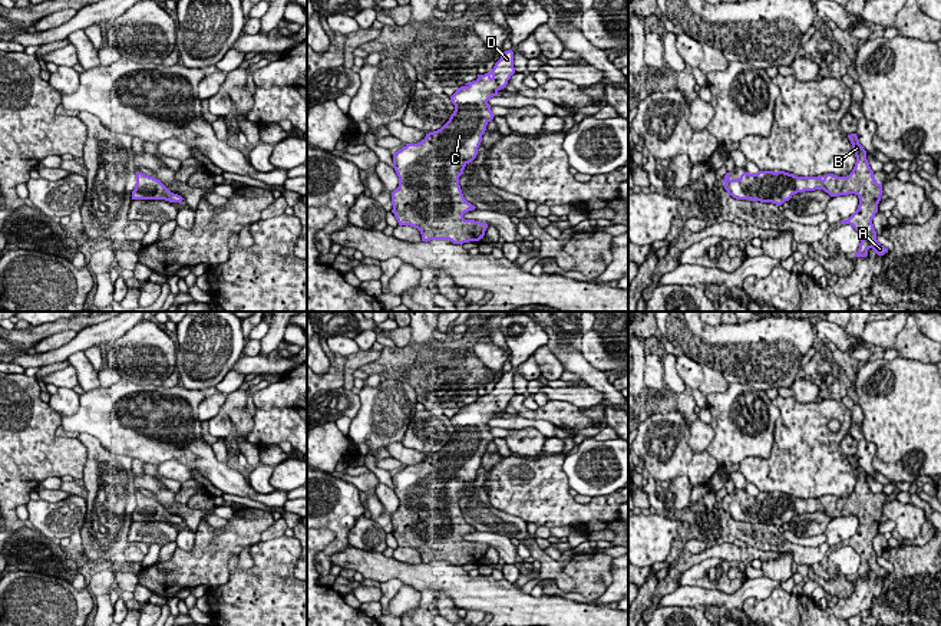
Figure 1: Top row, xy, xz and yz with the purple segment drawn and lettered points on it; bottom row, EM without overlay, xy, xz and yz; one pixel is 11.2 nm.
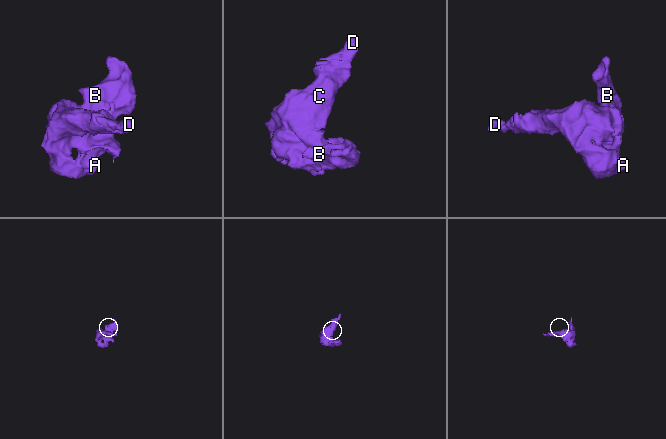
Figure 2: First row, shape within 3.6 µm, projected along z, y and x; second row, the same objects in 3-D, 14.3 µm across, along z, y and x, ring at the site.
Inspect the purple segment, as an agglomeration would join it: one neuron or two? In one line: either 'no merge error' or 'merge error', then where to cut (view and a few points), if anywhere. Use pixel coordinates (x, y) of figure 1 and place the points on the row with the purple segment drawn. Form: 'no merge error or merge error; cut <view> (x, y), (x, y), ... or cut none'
no merge error; cut none

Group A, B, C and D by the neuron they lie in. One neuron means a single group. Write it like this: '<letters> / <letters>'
A B C D

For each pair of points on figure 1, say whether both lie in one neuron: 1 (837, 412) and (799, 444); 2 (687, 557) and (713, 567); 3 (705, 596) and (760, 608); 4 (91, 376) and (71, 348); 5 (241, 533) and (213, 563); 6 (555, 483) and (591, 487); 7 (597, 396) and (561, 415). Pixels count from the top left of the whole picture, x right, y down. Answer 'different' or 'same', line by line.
1: same
2: different
3: different
4: different
5: same
6: different
7: different

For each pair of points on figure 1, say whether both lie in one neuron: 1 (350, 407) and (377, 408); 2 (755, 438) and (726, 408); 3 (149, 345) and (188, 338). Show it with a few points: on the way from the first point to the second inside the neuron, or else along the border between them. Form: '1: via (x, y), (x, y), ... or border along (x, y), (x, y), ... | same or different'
1: border along (357, 392), (359, 411), (352, 419) | different
2: via (745, 437), (735, 428), (730, 418) | same
3: border along (175, 352), (177, 369) | different

